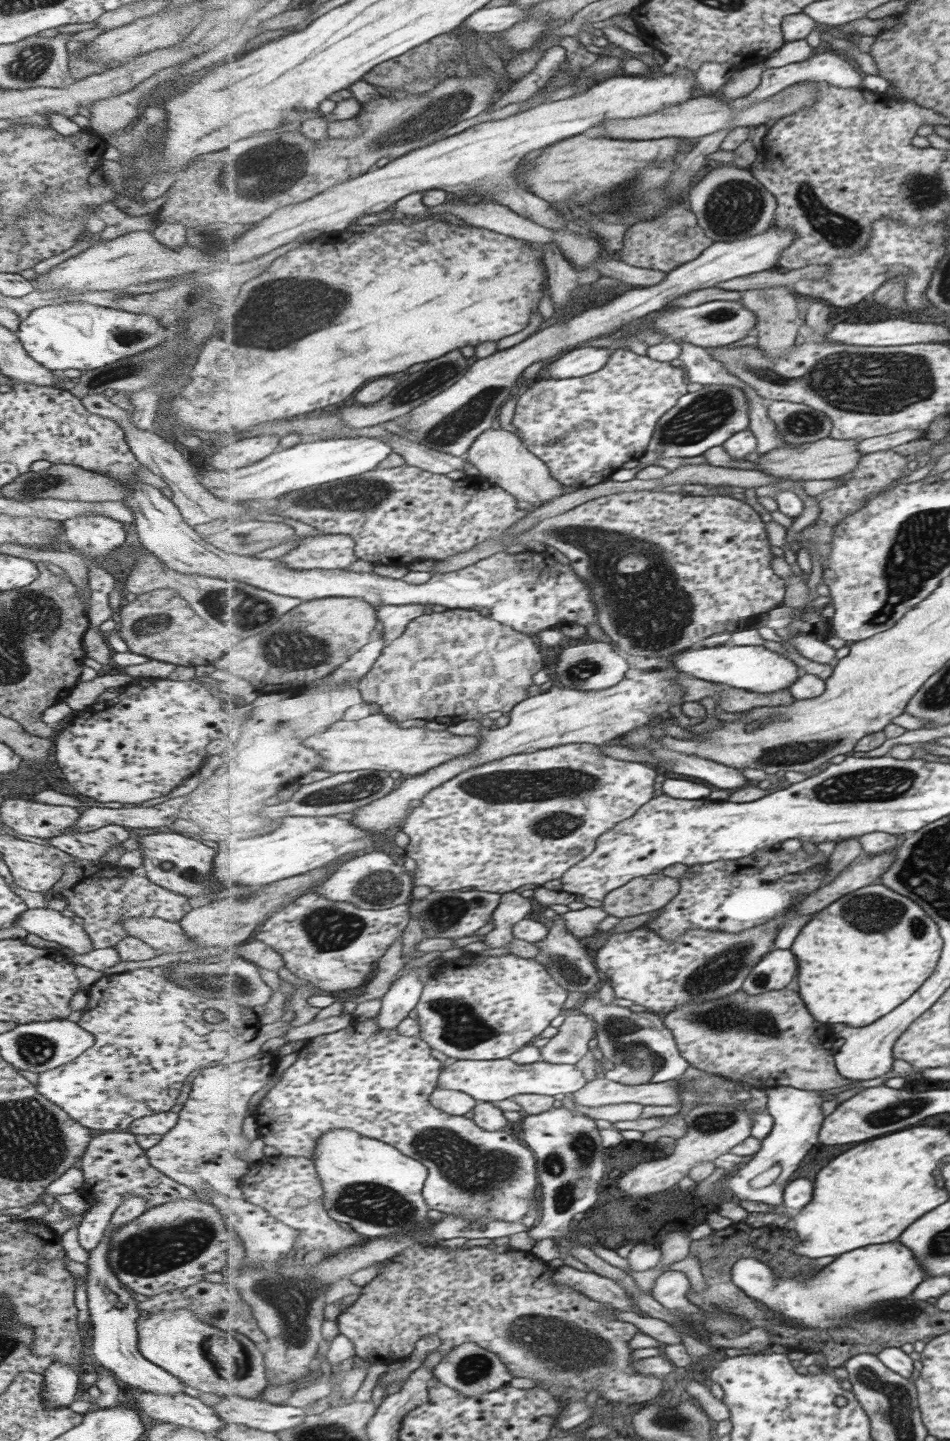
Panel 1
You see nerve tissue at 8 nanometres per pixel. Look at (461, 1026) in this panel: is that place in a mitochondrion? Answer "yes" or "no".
yes

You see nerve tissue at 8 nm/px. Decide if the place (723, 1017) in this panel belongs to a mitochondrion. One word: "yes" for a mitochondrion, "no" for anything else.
yes

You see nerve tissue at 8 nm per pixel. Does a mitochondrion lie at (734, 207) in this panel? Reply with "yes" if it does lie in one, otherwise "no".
yes

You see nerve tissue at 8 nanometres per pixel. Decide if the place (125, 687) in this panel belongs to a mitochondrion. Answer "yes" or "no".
no

